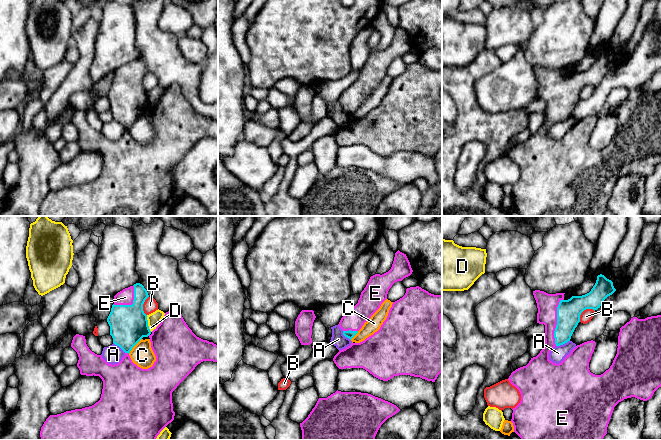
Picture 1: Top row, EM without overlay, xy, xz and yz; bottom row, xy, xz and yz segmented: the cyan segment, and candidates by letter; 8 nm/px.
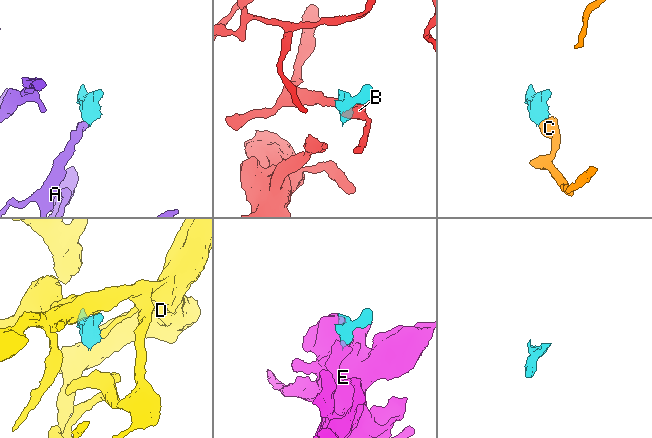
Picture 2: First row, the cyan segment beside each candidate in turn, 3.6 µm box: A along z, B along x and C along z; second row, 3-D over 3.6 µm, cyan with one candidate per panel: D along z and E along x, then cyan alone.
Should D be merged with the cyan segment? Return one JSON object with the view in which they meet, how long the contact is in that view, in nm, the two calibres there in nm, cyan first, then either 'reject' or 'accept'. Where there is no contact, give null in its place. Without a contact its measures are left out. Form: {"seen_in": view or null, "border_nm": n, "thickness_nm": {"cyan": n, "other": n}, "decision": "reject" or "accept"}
{"seen_in": "xy", "border_nm": 140, "thickness_nm": {"cyan": 300, "other": 110}, "decision": "reject"}

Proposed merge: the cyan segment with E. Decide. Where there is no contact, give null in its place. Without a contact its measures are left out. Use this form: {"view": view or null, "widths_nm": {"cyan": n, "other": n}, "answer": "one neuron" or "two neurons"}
{"view": "yz", "widths_nm": {"cyan": 190, "other": 170}, "answer": "one neuron"}

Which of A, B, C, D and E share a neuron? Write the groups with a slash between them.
A / B / C / D / E

